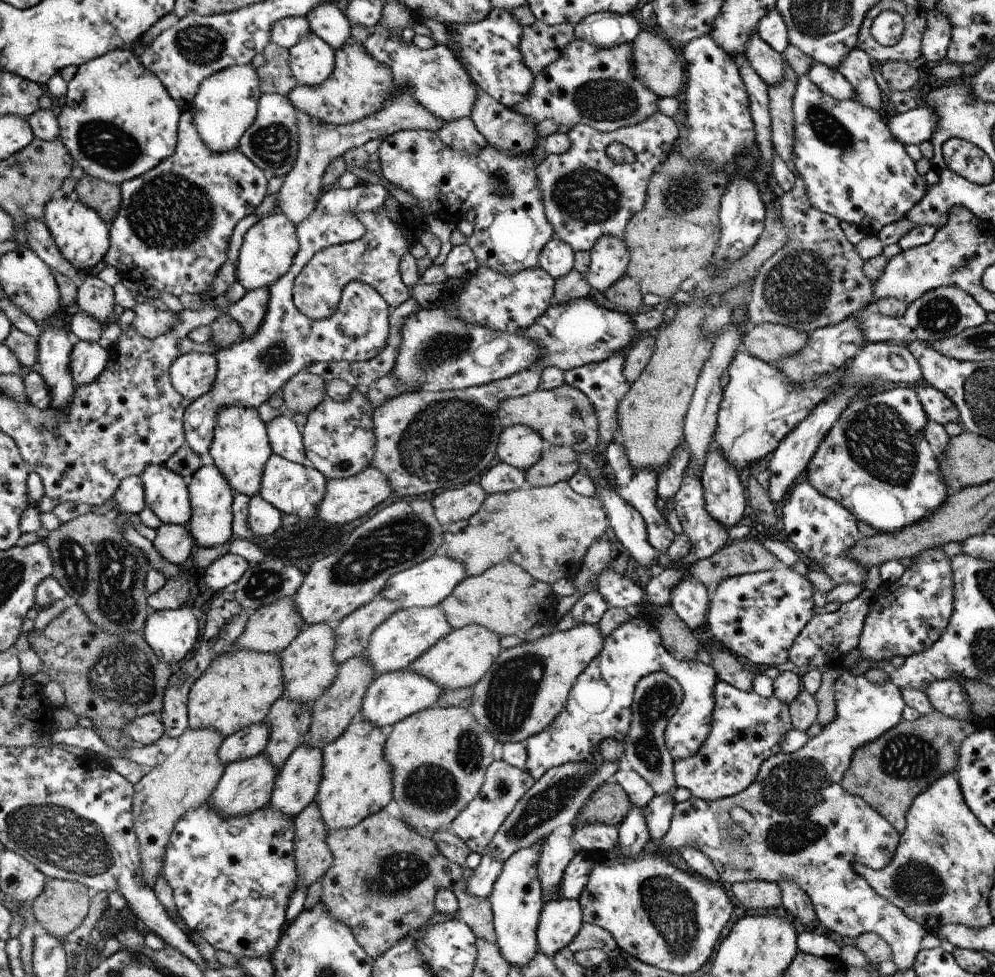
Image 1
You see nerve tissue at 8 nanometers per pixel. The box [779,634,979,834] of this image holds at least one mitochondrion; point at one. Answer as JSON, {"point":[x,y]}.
{"point":[906,756]}

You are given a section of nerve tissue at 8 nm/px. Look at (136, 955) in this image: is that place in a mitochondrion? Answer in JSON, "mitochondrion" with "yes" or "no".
{"mitochondrion":"no"}

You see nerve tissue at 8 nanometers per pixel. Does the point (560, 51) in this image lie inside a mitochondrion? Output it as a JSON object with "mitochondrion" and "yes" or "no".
{"mitochondrion":"no"}

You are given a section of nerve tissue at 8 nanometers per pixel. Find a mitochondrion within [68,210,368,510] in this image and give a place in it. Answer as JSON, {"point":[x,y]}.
{"point":[279,352]}

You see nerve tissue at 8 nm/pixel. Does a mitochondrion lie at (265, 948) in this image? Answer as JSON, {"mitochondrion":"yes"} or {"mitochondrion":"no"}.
{"mitochondrion":"no"}

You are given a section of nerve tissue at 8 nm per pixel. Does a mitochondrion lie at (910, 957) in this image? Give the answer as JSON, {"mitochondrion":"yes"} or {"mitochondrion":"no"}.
{"mitochondrion":"no"}

